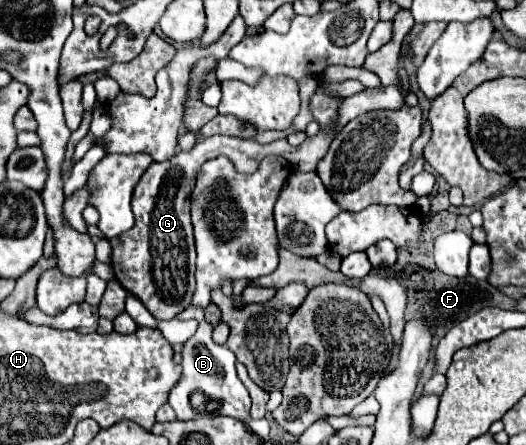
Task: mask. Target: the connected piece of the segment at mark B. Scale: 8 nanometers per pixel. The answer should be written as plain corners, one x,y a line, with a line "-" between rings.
199,318
199,328
195,332
195,336
191,340
185,342
185,350
183,350
183,376
177,382
177,386
171,390
169,394
169,404
175,410
179,420
191,420
191,418
199,418
205,412
199,412
191,406
191,394
199,392
203,396
207,396
209,400
221,400
221,416
231,416
237,420
247,420
249,422
249,406
251,406
251,398
247,388
239,382
237,372
235,372
235,354
227,348
227,346
219,346
211,340
211,332
213,332
213,324
209,324
205,318

